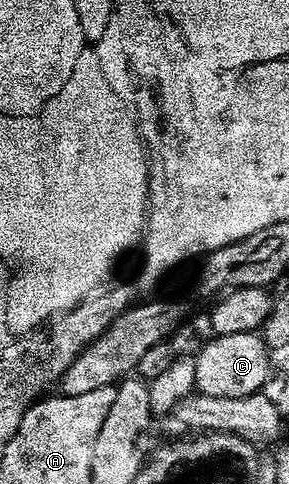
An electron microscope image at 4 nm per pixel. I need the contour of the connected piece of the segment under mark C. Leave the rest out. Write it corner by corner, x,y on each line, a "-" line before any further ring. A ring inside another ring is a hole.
232,334
219,336
206,344
195,359
197,391
212,398
248,398
259,395
270,380
272,352
261,335

